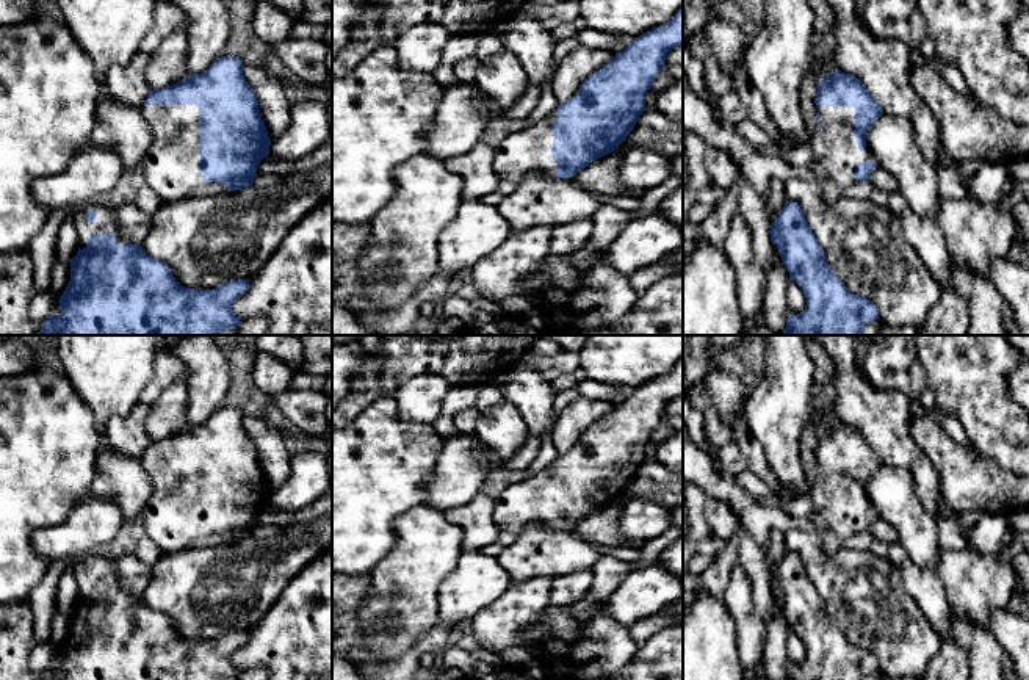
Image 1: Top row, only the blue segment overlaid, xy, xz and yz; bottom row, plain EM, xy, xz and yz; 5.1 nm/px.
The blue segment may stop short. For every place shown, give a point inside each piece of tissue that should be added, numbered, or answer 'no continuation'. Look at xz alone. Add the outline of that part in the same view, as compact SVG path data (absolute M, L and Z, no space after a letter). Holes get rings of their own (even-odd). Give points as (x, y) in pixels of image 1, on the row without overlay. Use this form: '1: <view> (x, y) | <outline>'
1: xz (528, 503) | M558 459L529 479L507 487L495 501L495 523L500 530L518 533L526 526L556 528L551 506Z

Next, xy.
1: xy (171, 517) | M143 456L143 468L152 481L152 494L144 509L147 536L163 550L182 552L193 541L215 533L204 533L199 522L199 458L197 456Z

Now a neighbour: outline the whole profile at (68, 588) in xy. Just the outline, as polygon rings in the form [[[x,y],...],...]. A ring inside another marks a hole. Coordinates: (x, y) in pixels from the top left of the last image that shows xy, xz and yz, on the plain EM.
[[[64,572],[56,589],[56,608],[70,614],[78,603],[78,583],[72,572]]]

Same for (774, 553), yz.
[[[772,531],[769,545],[764,548],[764,561],[769,570],[769,578],[786,555],[785,539],[780,531]]]

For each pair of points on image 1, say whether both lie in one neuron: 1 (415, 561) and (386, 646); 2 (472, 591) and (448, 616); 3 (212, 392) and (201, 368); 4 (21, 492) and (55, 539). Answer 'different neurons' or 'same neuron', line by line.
1: same neuron
2: same neuron
3: same neuron
4: different neurons

